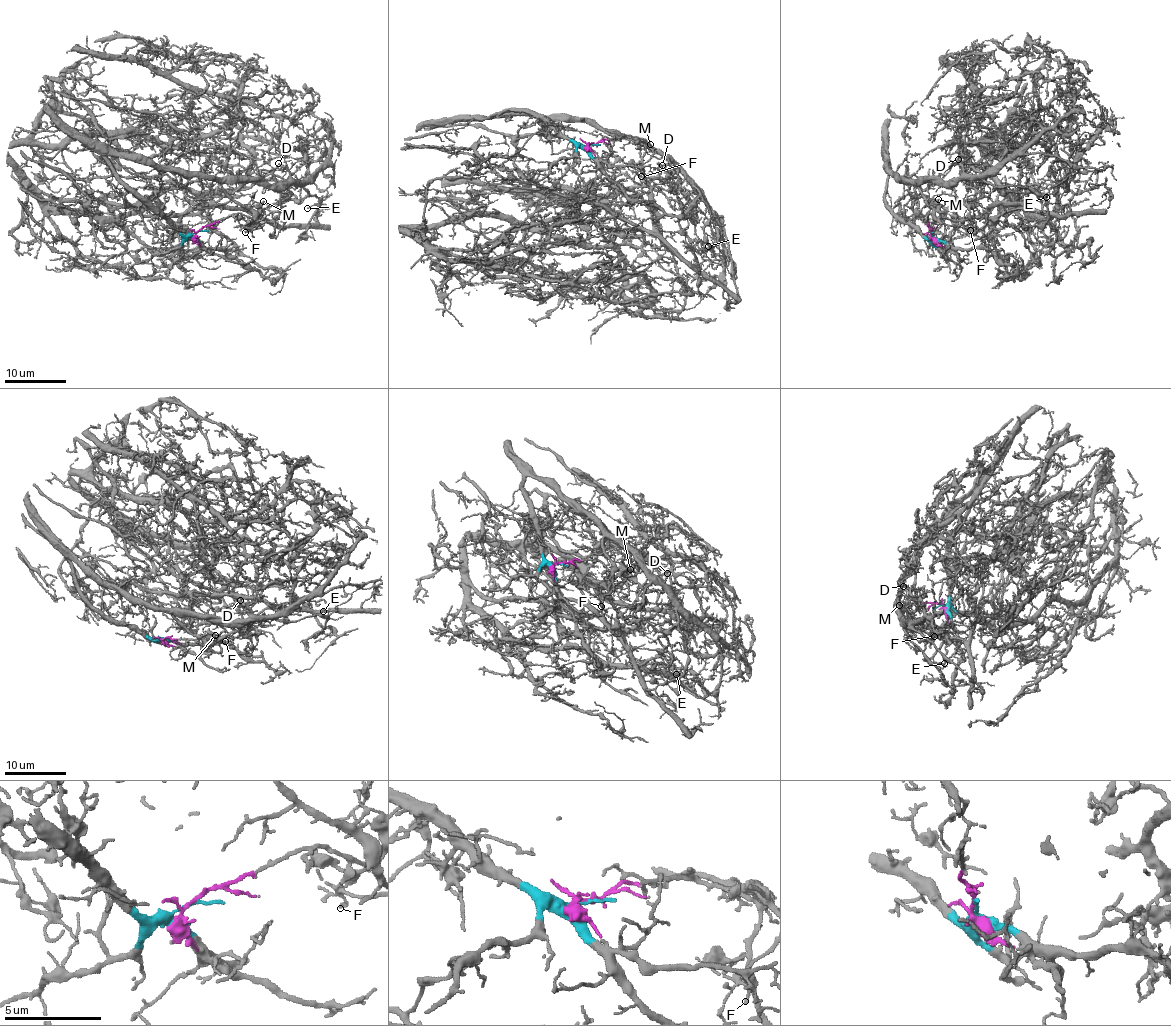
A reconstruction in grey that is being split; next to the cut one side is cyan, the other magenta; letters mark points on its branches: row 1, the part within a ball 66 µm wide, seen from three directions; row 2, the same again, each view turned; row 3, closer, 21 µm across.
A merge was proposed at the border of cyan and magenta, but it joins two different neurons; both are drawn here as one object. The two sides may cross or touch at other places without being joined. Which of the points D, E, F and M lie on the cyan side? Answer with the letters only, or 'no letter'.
D, E

